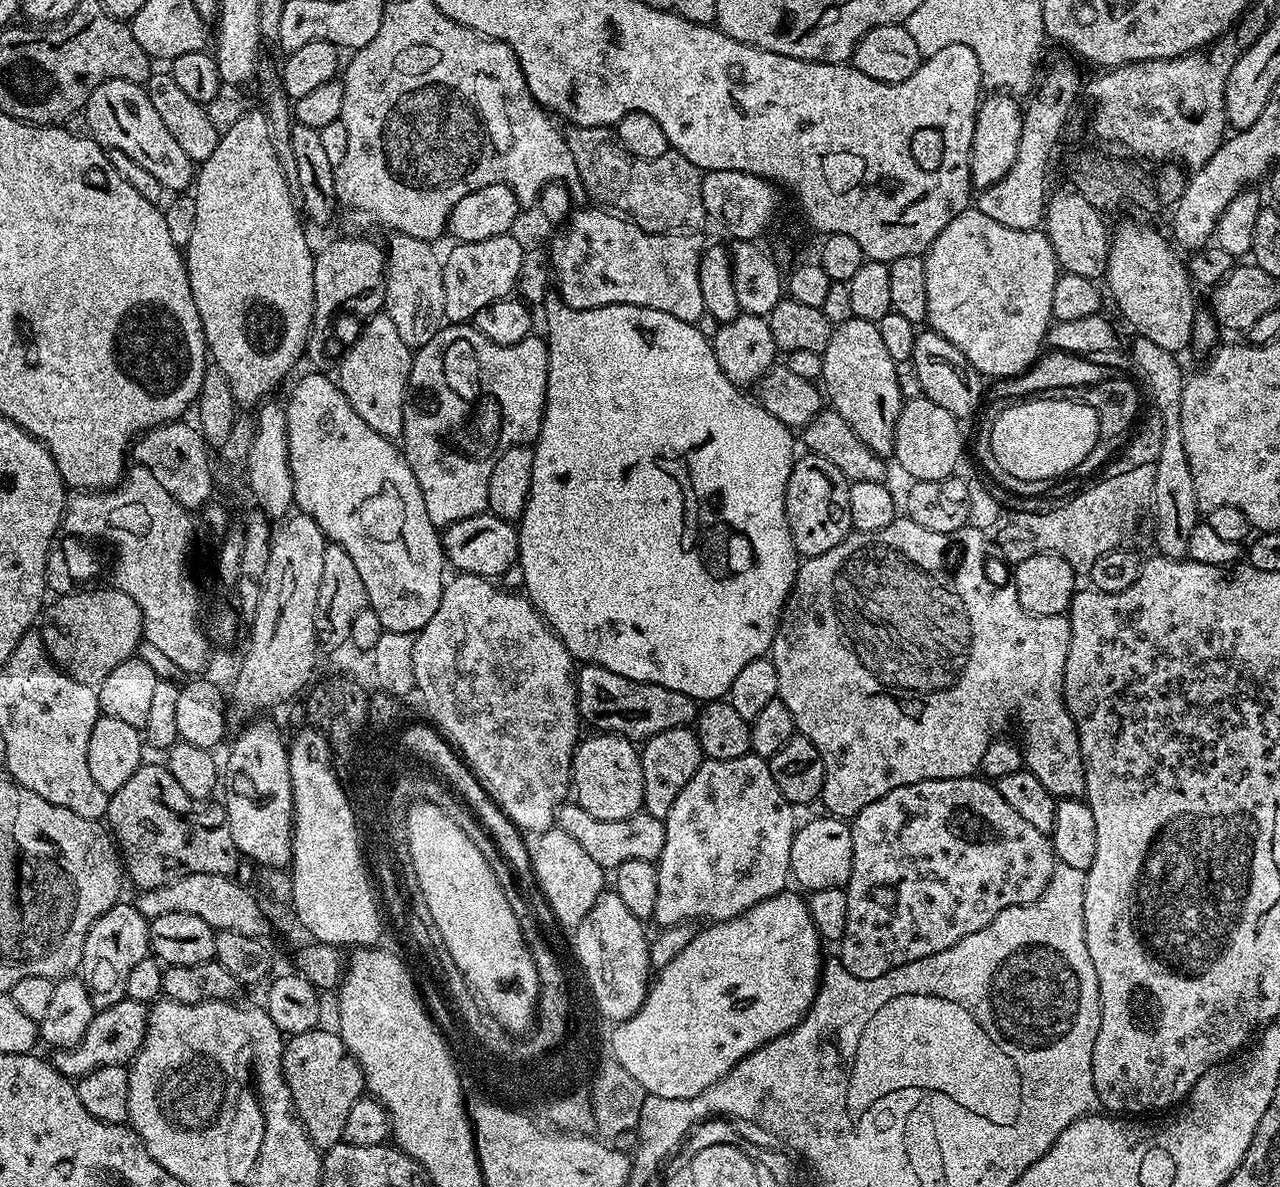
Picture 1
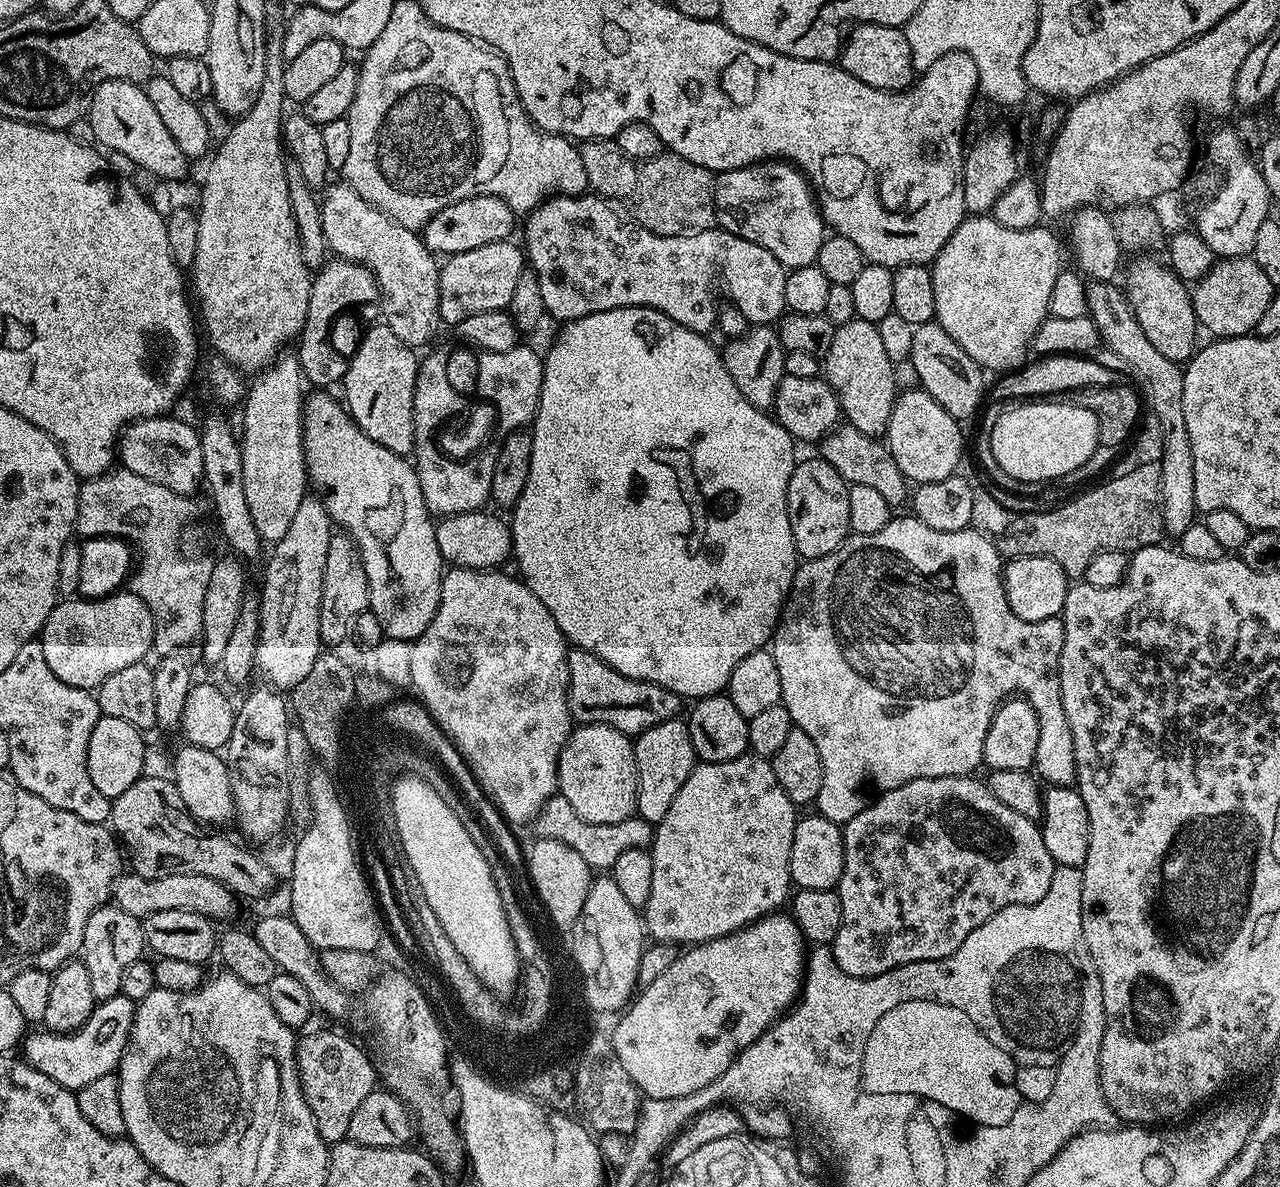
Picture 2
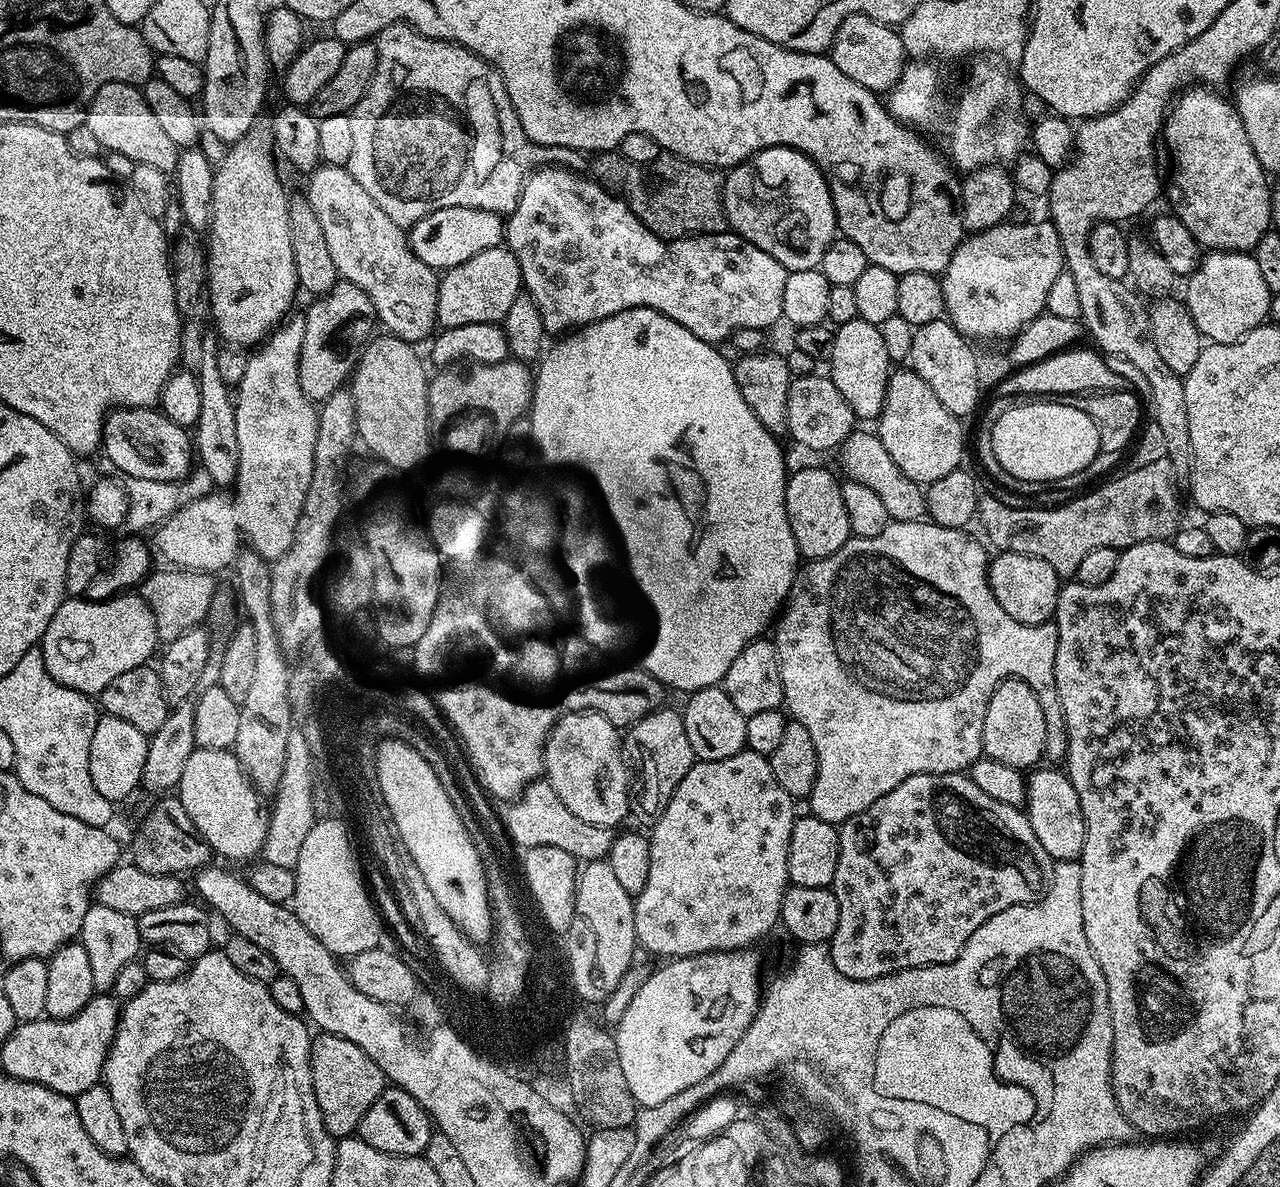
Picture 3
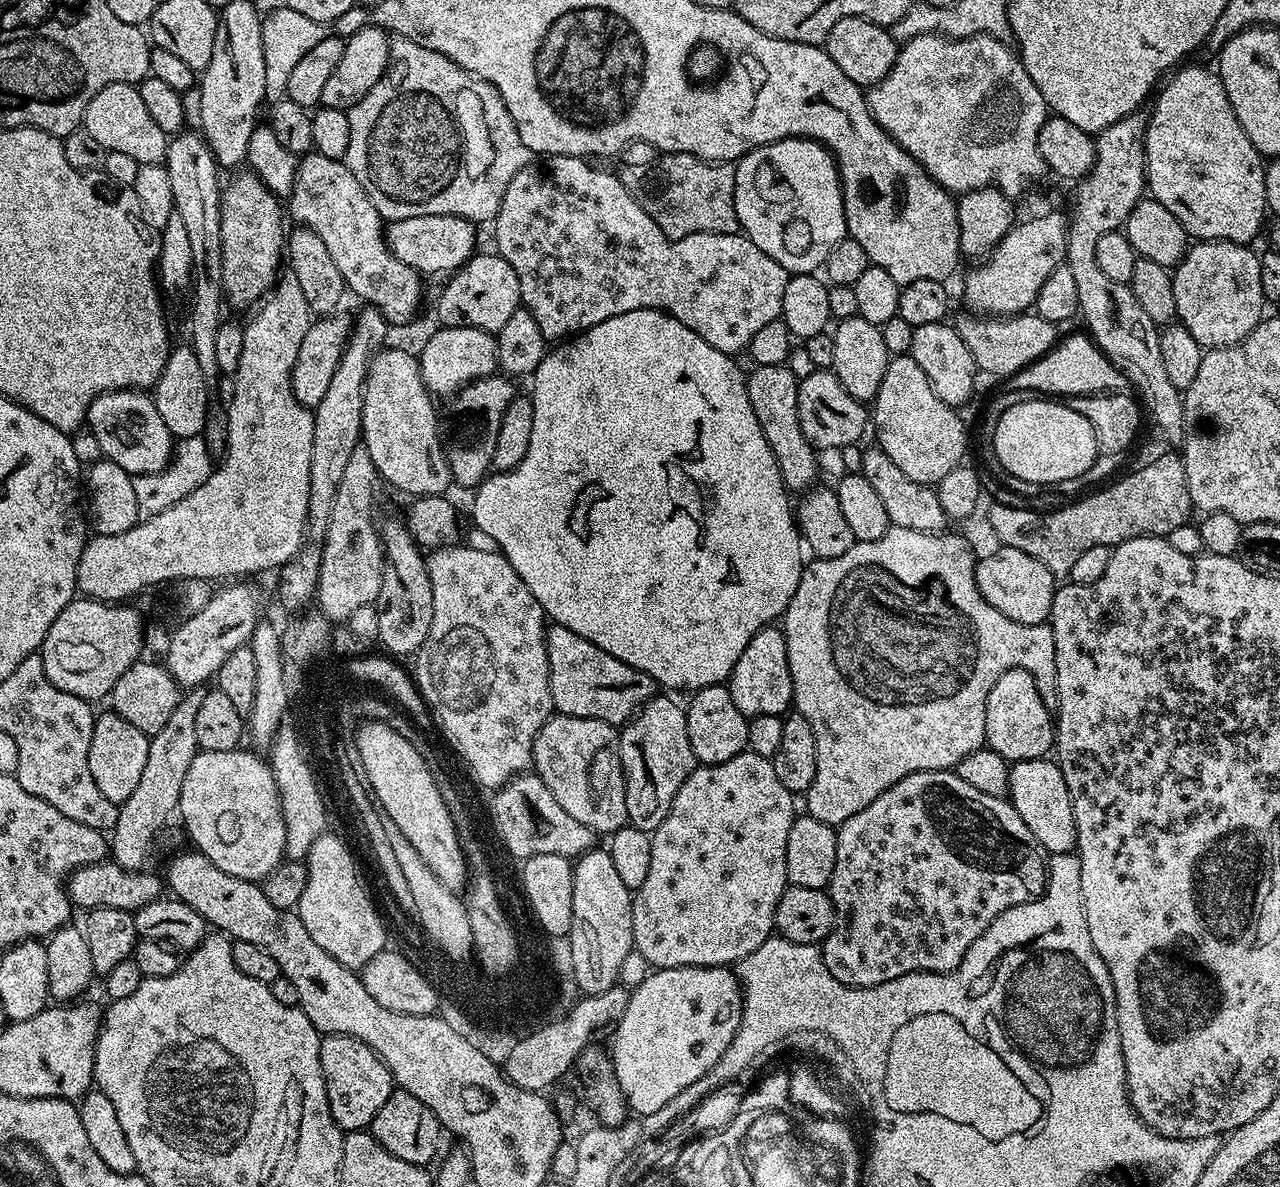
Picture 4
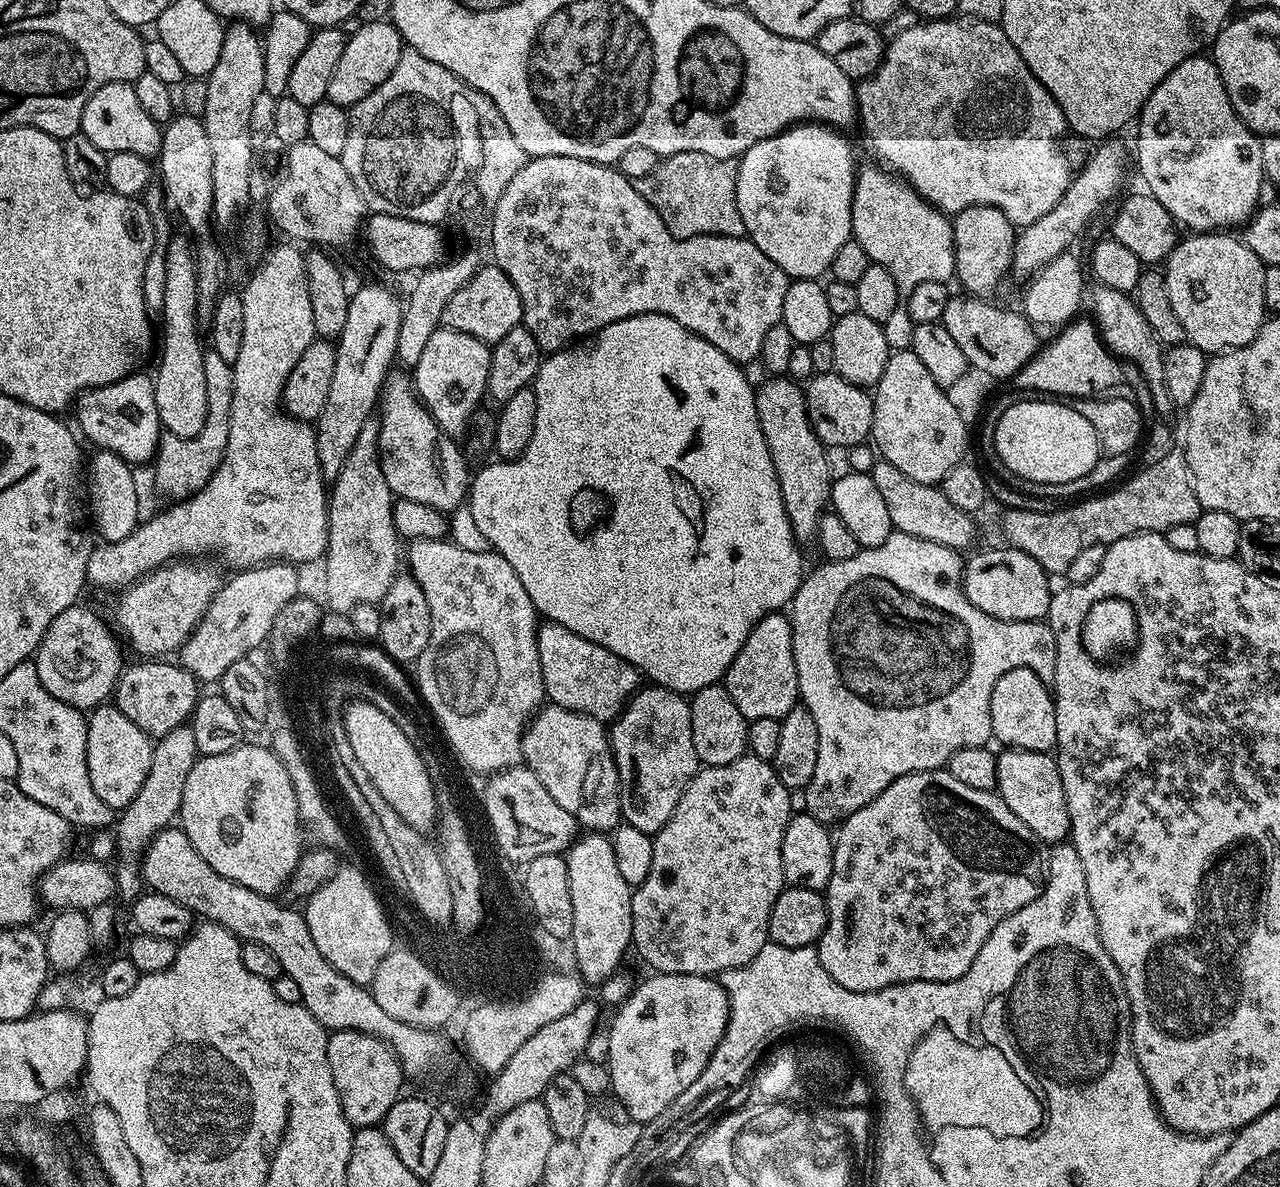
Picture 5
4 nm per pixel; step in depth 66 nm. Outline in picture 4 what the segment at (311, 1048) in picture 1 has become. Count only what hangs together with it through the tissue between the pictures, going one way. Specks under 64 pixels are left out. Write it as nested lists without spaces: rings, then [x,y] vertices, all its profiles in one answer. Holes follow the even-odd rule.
[[[328,1034],[320,1041],[320,1061],[334,1122],[345,1133],[367,1129],[394,1090],[392,1075],[382,1058],[366,1042],[358,1042],[358,1038]]]

